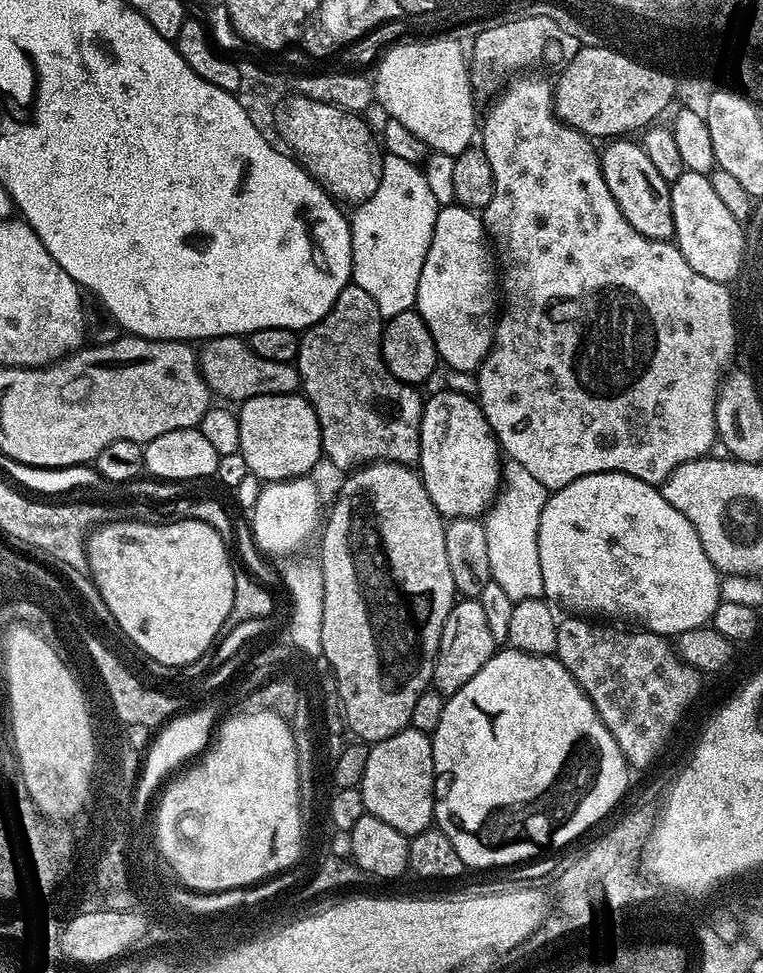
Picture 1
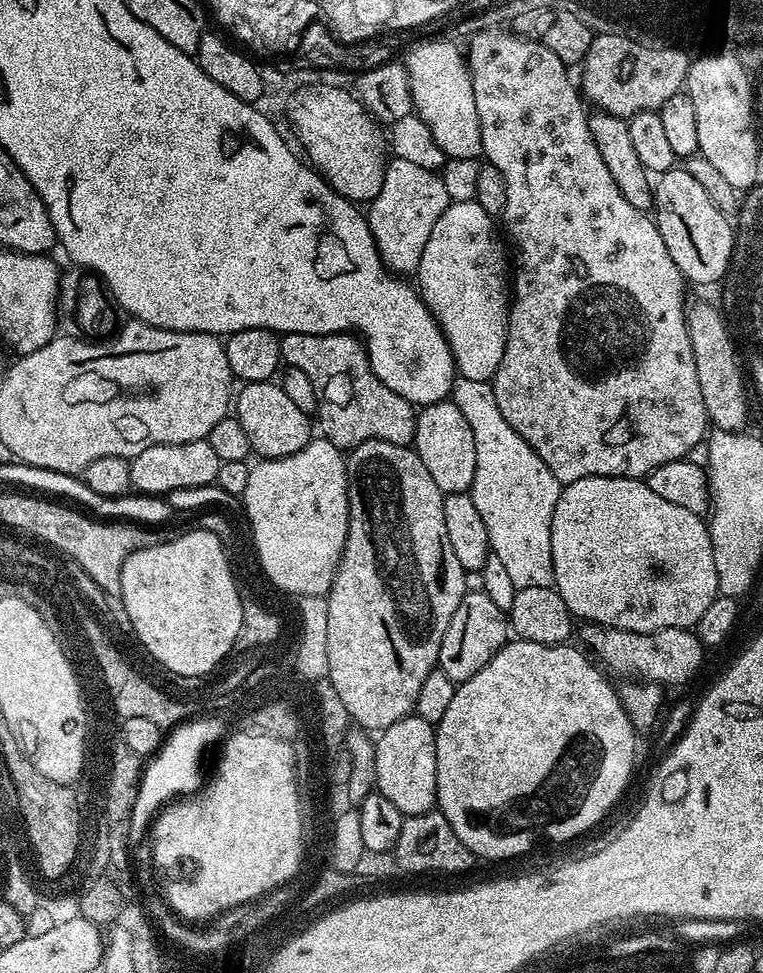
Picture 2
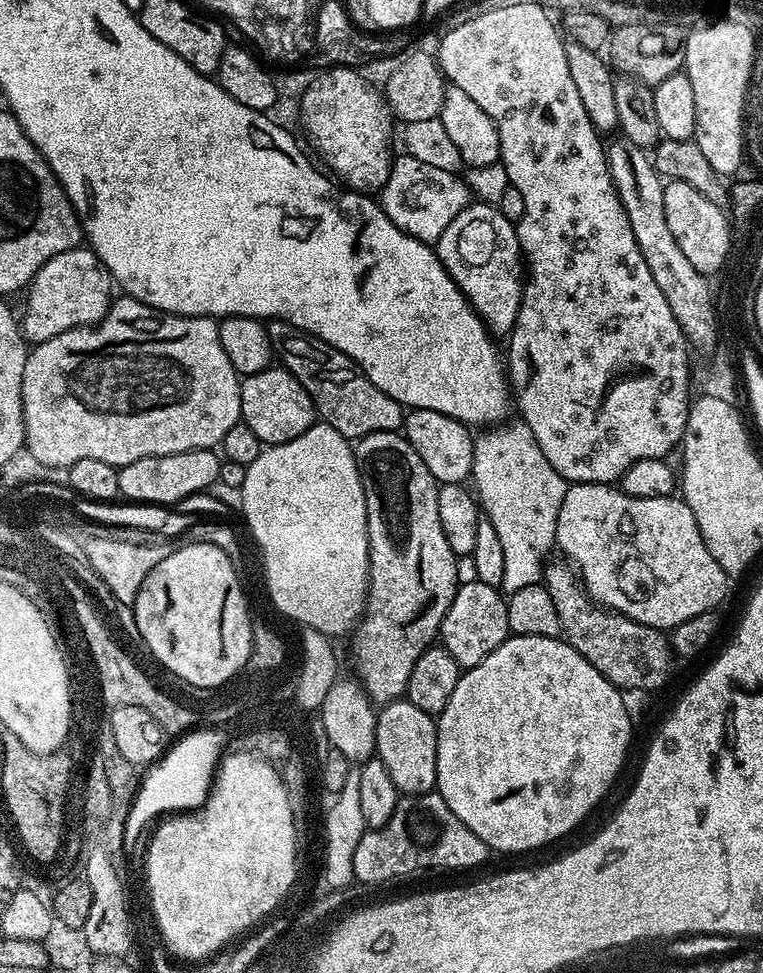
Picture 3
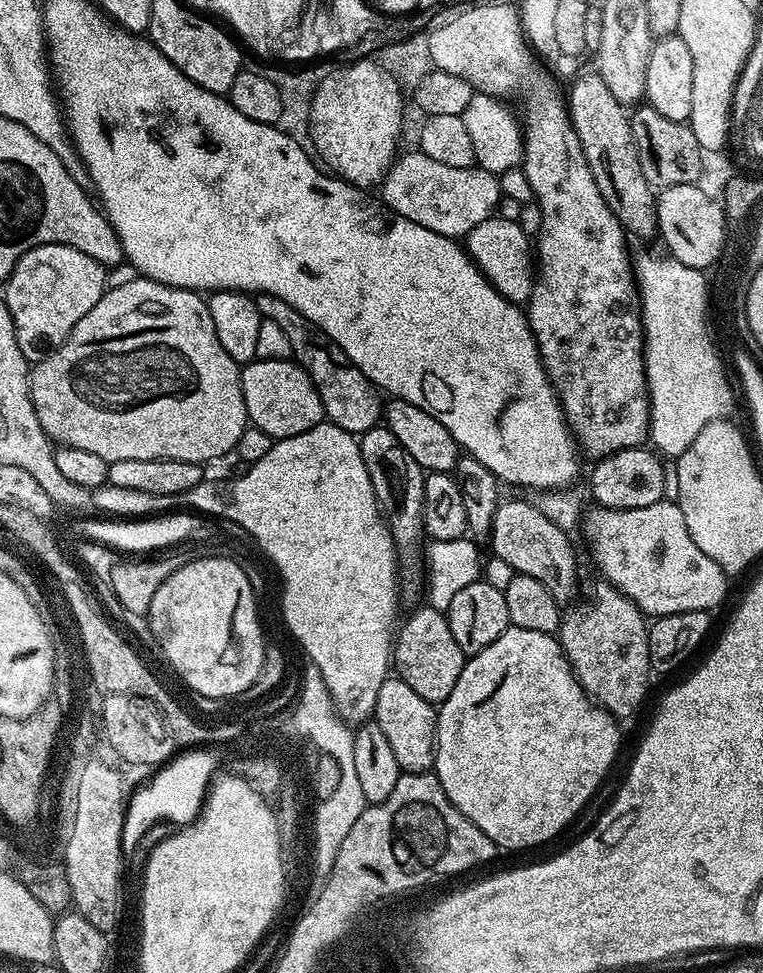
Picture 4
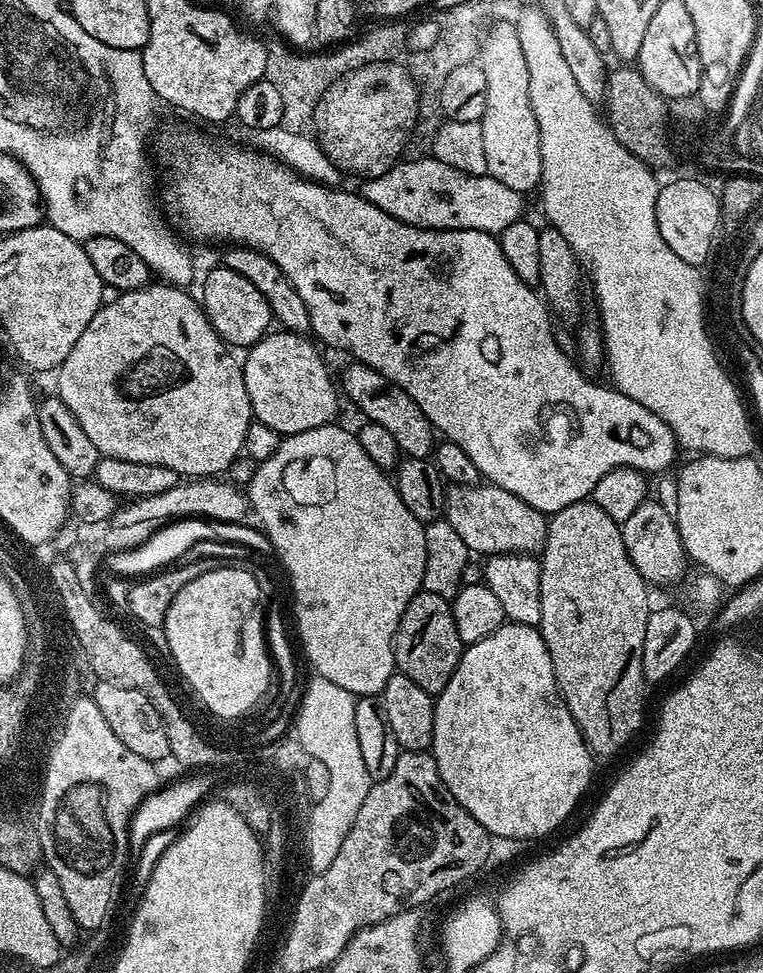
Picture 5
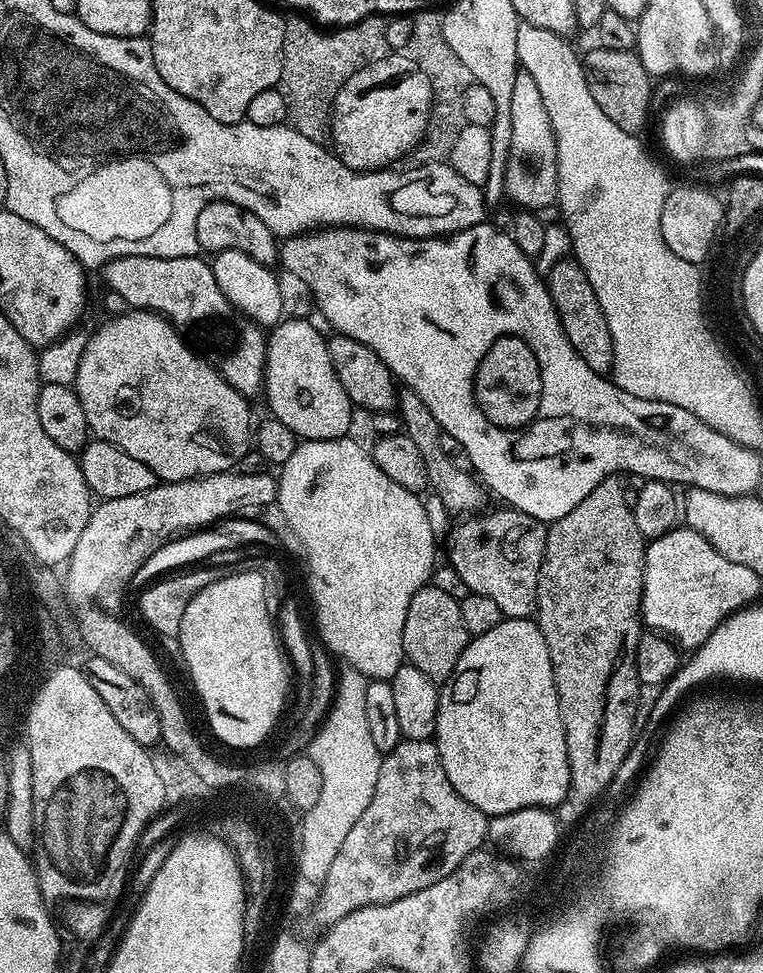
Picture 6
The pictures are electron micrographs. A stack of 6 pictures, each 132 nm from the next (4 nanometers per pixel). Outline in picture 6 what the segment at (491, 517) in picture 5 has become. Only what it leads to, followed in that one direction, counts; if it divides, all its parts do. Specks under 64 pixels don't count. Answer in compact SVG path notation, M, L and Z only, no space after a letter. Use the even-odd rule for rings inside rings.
M401 387L398 392L398 415L403 424L403 431L410 438L410 442L414 442L414 446L418 446L418 451L422 454L422 462L426 462L426 478L430 492L442 498L442 503L446 506L448 513L479 513L485 507L486 489L472 472L458 470L458 466L454 466L454 462L450 462L450 458L446 458L446 453L442 451L440 443L444 431L438 426L438 418L434 418L434 414L430 414L426 402L422 402L422 398L418 398L418 394L414 394L414 390Z

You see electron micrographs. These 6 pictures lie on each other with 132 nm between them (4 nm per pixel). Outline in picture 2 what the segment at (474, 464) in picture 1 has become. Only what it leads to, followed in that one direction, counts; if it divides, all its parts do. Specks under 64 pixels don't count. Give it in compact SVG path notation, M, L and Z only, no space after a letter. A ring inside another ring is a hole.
M451 399L439 400L437 404L426 404L419 409L416 418L416 439L414 447L422 458L426 470L430 470L430 478L438 482L441 492L468 492L474 482L474 434L470 434L470 422L462 418L462 410L454 406Z

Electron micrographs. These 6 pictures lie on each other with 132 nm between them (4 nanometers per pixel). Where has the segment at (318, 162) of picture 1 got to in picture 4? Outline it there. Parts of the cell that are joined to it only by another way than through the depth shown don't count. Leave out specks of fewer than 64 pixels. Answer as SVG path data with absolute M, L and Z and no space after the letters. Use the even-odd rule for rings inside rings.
M374 61L368 66L359 64L356 68L350 62L336 76L324 83L324 89L316 96L316 108L310 110L308 133L316 139L318 154L324 155L326 162L331 162L334 170L339 170L348 184L365 190L379 185L387 176L389 168L397 159L396 143L400 140L400 127L404 124L404 96L396 79L386 70L378 69Z

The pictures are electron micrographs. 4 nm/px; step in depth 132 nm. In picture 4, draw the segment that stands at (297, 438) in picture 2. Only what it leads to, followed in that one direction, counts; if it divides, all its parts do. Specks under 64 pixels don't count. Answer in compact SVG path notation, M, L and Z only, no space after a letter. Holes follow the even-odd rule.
M257 358L240 370L242 398L248 411L251 427L270 434L273 441L294 438L294 434L306 434L314 426L325 423L322 398L308 377L308 371L295 360L263 360Z

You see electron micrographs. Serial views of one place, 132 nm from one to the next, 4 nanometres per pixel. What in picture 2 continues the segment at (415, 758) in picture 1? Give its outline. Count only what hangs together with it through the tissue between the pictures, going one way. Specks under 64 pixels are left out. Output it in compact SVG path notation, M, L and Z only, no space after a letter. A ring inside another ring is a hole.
M415 714L394 722L375 737L376 742L376 787L375 791L385 796L406 818L426 814L437 807L436 775L436 730L430 723Z

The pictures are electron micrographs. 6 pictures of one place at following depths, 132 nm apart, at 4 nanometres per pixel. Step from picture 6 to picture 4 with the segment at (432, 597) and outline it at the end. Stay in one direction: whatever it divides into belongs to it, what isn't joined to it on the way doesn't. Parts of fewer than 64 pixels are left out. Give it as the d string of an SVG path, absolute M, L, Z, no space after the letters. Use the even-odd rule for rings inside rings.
M423 606L409 618L408 621L399 625L394 636L394 672L400 679L406 682L406 686L411 686L421 698L426 698L433 706L443 704L446 698L450 698L450 690L458 686L458 674L462 674L466 654L458 642L454 642L454 634L450 634L448 617L443 611L429 606Z

